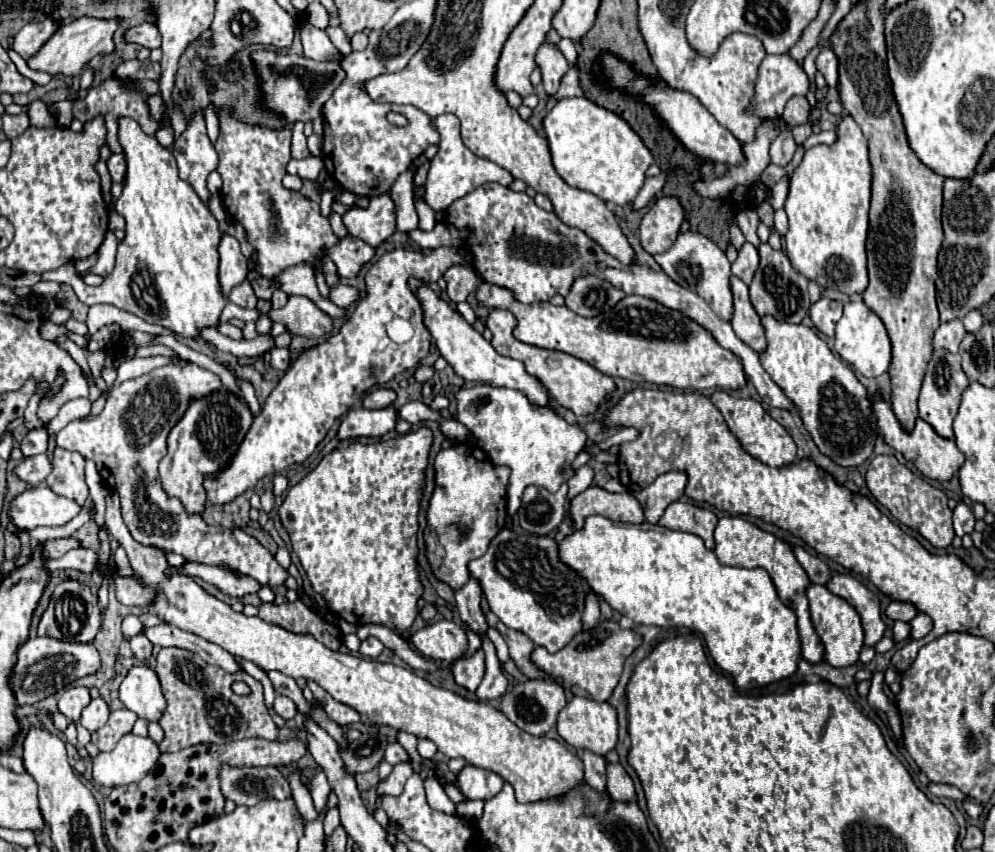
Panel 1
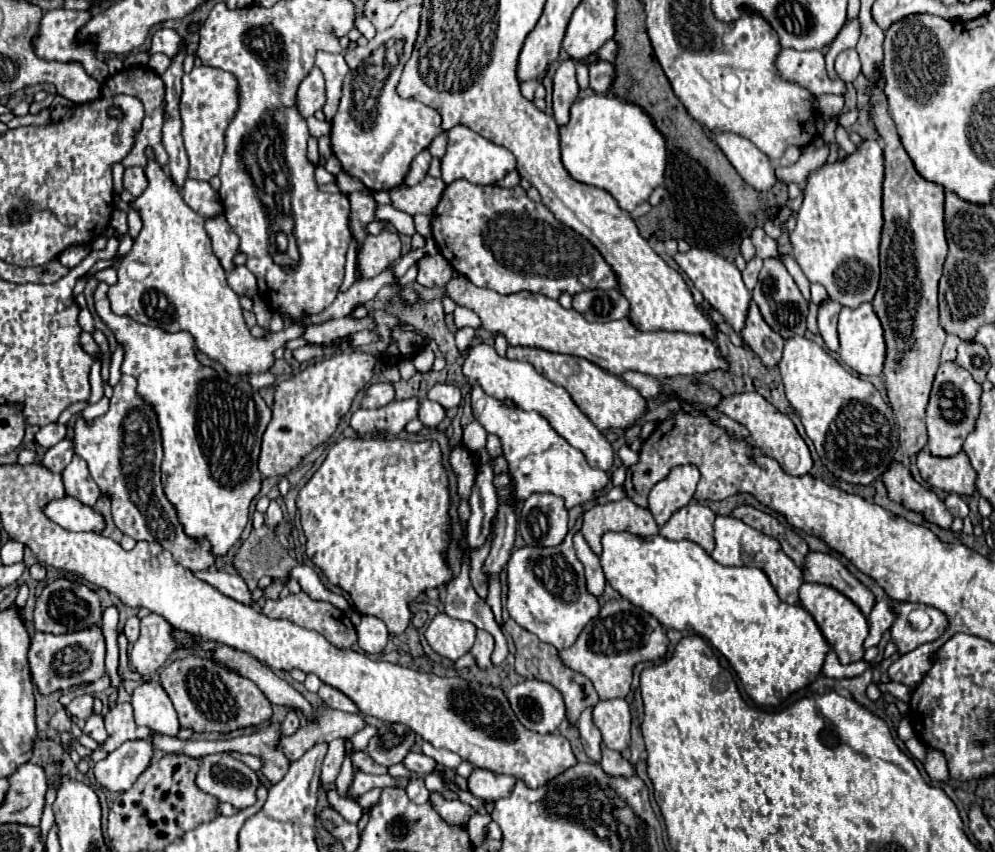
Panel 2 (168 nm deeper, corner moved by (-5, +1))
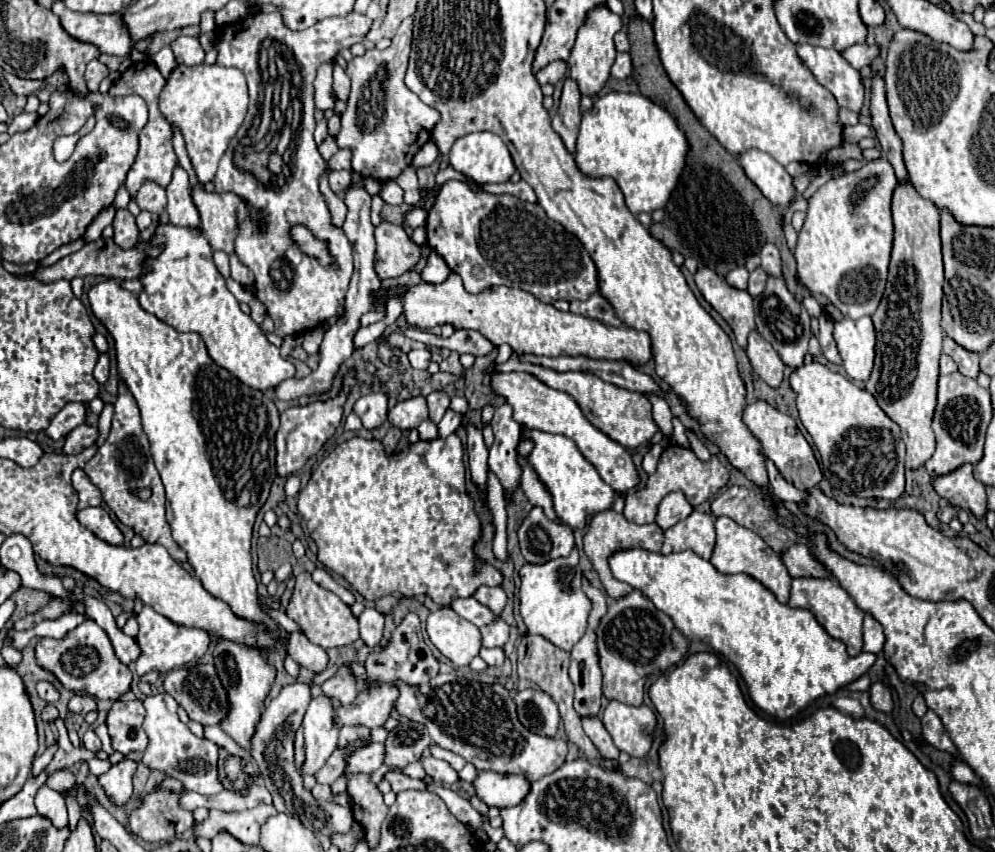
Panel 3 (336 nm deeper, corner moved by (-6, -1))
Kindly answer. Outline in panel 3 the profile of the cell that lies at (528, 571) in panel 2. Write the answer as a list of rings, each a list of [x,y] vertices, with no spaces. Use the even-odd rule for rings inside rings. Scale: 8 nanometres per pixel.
[[[573,549],[569,557],[551,559],[543,565],[525,563],[519,569],[519,613],[529,635],[541,635],[563,651],[571,651],[573,645],[585,635],[587,619],[591,611],[591,599],[583,593],[583,573],[579,567],[579,551]]]

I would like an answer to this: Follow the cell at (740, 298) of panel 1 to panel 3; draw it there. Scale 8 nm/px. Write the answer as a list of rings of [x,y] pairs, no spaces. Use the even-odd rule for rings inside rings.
[[[751,331],[749,335],[749,345],[747,345],[747,357],[755,369],[755,373],[771,387],[779,387],[783,379],[783,361],[779,353],[773,349],[769,341],[765,341],[759,331]]]

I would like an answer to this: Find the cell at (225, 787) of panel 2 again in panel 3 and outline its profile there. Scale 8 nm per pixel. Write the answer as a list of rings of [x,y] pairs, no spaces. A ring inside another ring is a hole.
[[[159,693],[159,695],[145,697],[143,707],[147,711],[145,721],[143,721],[143,729],[149,737],[149,745],[143,755],[143,763],[151,769],[163,771],[165,775],[179,779],[181,783],[185,783],[187,791],[195,791],[201,795],[221,793],[225,787],[223,787],[223,783],[219,779],[219,771],[217,771],[219,747],[215,743],[211,743],[209,739],[195,737],[189,731],[189,727],[179,721],[179,717],[177,717],[179,705],[171,695]]]

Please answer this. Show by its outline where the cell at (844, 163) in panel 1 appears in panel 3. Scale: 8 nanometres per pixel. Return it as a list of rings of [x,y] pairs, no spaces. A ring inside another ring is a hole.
[[[879,157],[867,161],[859,171],[829,179],[809,199],[805,225],[799,231],[799,239],[795,247],[797,275],[801,283],[809,287],[809,291],[825,295],[845,317],[859,319],[863,315],[873,315],[883,297],[891,243],[893,243],[891,193],[895,185],[897,185],[897,177],[893,167],[885,157]]]

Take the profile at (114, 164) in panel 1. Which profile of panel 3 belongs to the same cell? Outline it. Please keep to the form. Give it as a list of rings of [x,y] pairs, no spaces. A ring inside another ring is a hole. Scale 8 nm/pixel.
[[[145,181],[139,187],[139,191],[135,193],[135,203],[153,215],[161,215],[165,211],[165,203],[167,203],[165,189],[157,187],[157,183],[153,183],[153,181]]]

